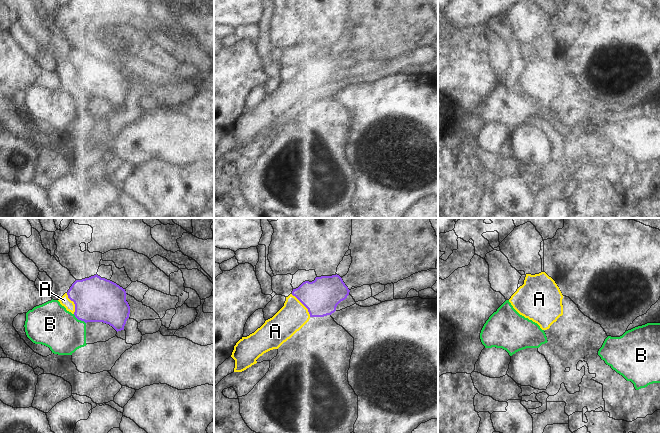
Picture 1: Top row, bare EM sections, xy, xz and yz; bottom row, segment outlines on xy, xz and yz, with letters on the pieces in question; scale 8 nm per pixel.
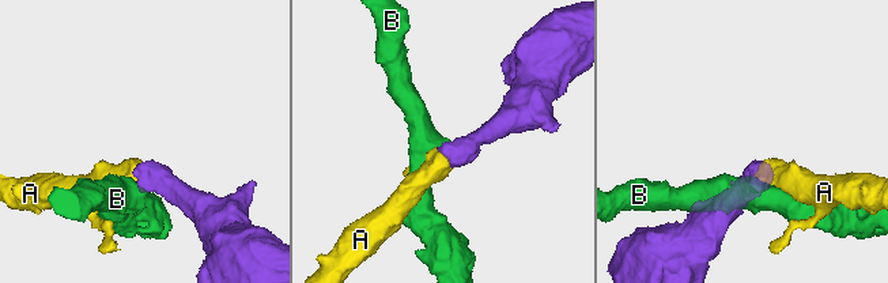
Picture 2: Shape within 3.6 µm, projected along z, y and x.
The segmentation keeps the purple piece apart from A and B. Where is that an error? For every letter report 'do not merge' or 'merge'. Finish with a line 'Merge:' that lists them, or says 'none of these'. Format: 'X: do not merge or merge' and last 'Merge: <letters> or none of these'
A: merge
B: do not merge
Merge: A

